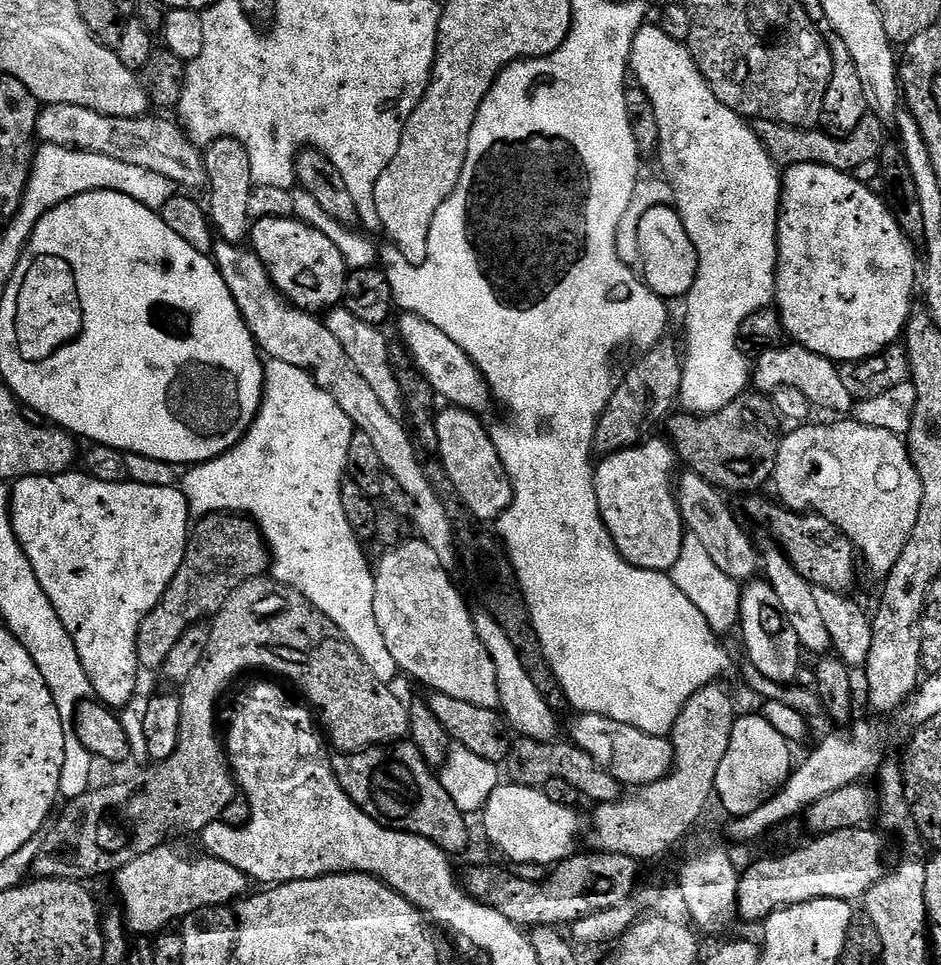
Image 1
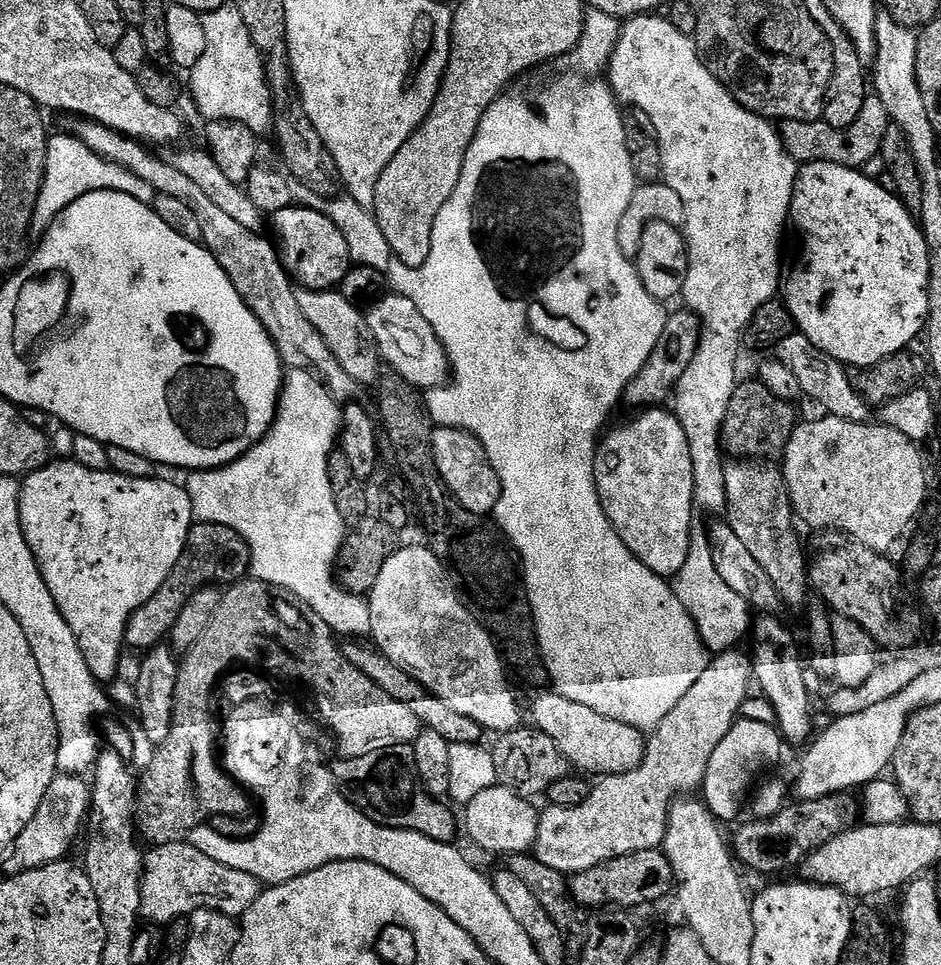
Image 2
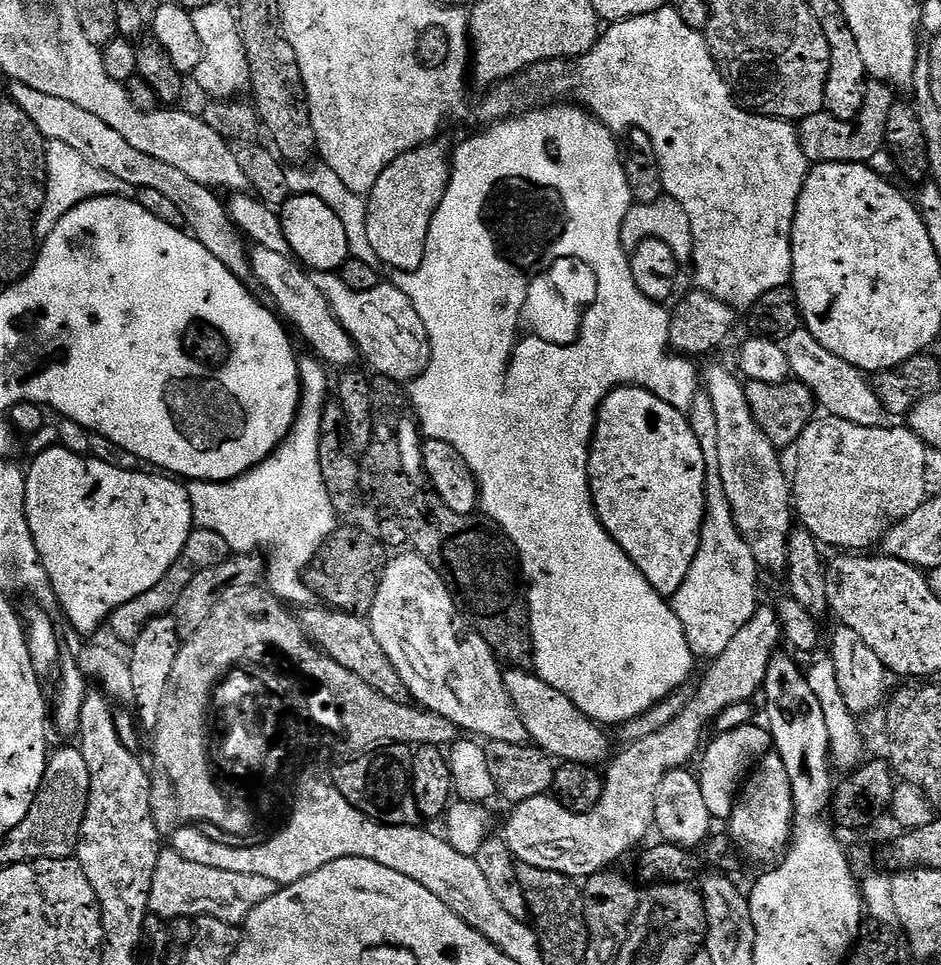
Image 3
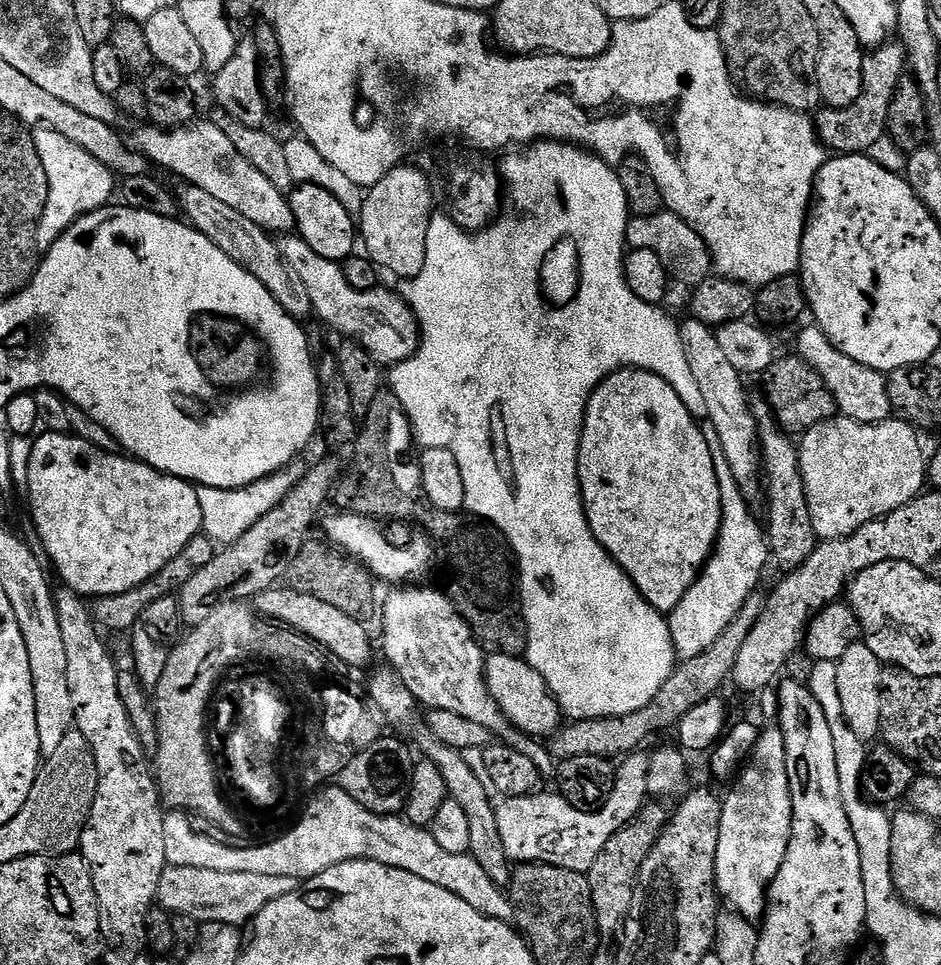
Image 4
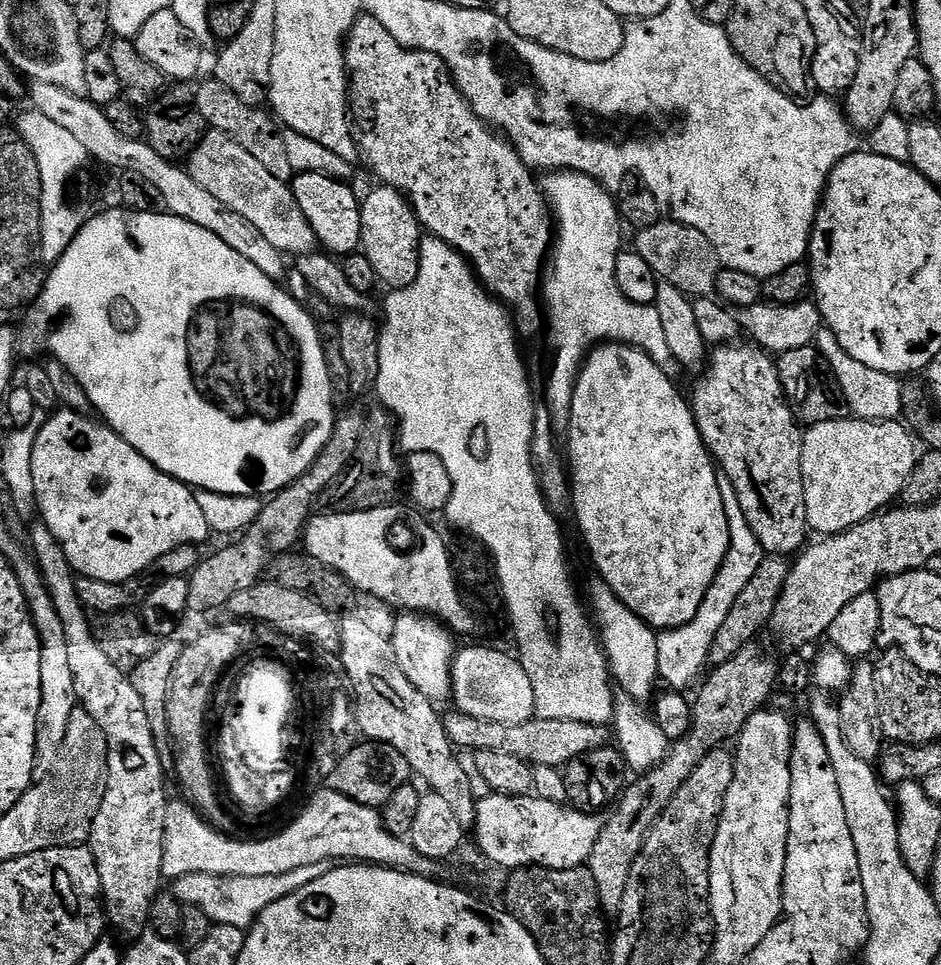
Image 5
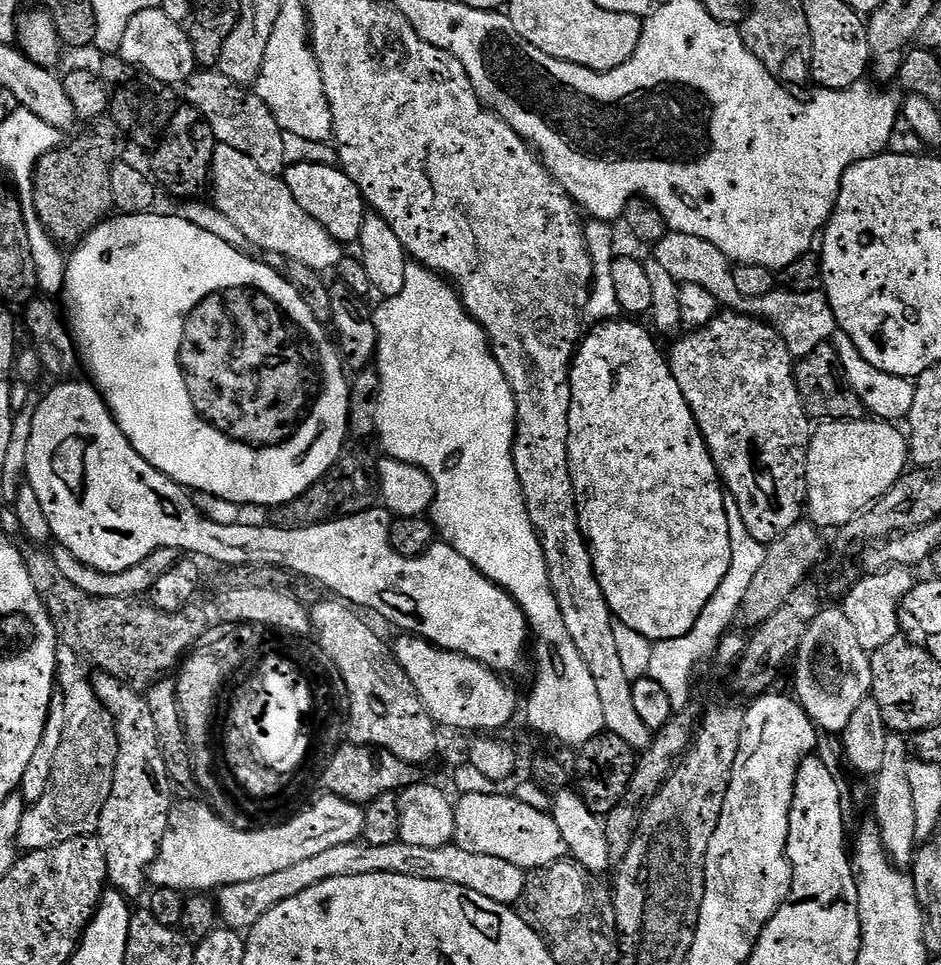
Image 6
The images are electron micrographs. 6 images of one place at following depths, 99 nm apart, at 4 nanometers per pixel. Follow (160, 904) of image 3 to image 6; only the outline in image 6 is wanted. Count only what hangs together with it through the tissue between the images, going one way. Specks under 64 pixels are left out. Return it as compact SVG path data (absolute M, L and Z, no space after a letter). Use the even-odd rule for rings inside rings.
M400 839L390 846L346 842L342 846L333 846L322 854L305 858L303 862L298 862L286 870L265 874L263 878L250 878L250 882L234 882L219 889L215 897L218 916L223 927L233 928L244 934L255 926L262 914L274 910L278 902L287 902L290 898L302 894L302 890L318 886L318 882L326 882L330 878L354 878L358 874L402 874L406 878L450 882L454 886L466 886L466 890L474 890L474 894L482 894L482 898L490 898L490 902L514 906L522 894L526 872L525 869L514 866L514 862L490 858L490 854L470 854L470 850L462 850L462 846L455 842L437 848L410 846L403 844Z

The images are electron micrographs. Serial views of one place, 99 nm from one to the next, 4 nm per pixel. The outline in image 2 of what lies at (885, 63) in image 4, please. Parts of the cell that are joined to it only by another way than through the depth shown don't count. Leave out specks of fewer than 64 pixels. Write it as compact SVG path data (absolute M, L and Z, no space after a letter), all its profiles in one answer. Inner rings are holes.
M875 94L869 95L868 101L862 106L862 114L858 122L849 128L835 128L823 118L819 120L781 120L778 124L780 140L790 158L797 165L813 164L814 162L830 162L834 166L863 169L870 158L880 155L882 138L886 138L886 130L890 126L886 106Z

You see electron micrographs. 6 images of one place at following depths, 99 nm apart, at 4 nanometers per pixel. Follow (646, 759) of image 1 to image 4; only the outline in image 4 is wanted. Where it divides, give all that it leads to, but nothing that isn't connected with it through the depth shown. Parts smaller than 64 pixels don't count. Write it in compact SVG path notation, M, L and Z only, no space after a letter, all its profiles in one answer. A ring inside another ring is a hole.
M488 656L484 665L488 693L498 702L502 714L517 730L528 736L548 738L560 731L562 713L542 674L529 666L527 659L518 656Z

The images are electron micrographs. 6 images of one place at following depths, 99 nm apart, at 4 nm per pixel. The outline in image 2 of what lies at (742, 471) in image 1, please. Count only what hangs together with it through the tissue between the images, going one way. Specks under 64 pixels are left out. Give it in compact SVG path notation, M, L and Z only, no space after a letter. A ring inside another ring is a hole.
M752 378L752 380L746 381L745 384L744 381L737 383L724 419L723 451L732 458L747 458L757 462L779 461L783 457L786 446L790 442L798 423L798 417L796 417L796 412L792 408L795 407L789 401L774 398L774 394L770 394L770 390L766 390L766 386L762 386L759 379Z

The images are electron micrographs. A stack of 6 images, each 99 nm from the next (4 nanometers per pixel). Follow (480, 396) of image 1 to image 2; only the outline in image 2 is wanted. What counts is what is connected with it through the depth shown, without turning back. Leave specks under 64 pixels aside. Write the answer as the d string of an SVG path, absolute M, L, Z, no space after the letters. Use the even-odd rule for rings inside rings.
M385 294L375 301L366 312L368 331L380 352L380 359L387 367L393 368L406 382L421 390L441 387L449 379L448 355L434 334L434 326L422 318L418 306L410 298Z

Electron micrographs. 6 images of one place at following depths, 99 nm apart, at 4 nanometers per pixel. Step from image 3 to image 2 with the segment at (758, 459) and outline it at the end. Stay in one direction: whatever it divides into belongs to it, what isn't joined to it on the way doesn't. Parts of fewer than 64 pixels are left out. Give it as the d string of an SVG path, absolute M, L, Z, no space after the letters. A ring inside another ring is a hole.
M736 458L725 463L724 473L728 503L726 523L750 549L750 555L757 560L758 566L766 570L770 582L774 582L774 590L778 590L781 601L785 605L803 605L809 599L808 592L810 596L810 560L806 555L806 548L800 545L799 534L796 533L798 520L792 510L792 499L784 481L783 471L768 462Z

